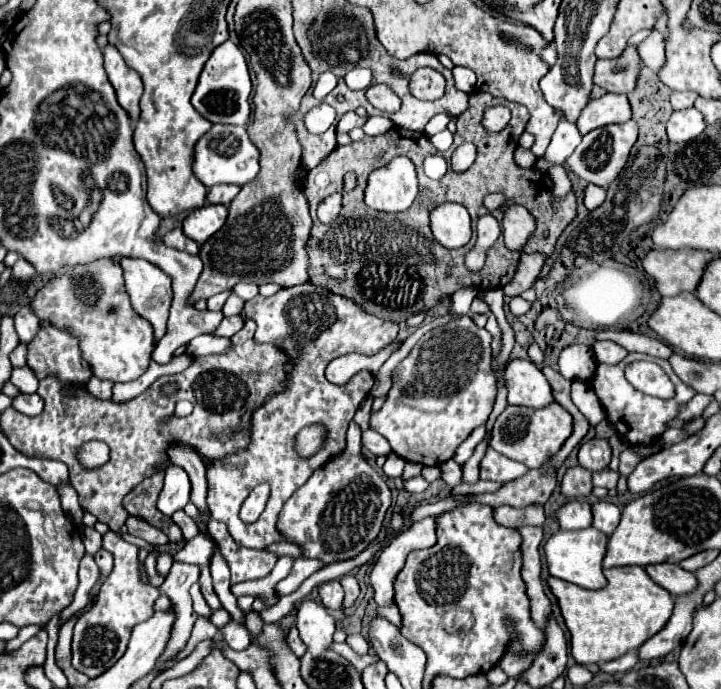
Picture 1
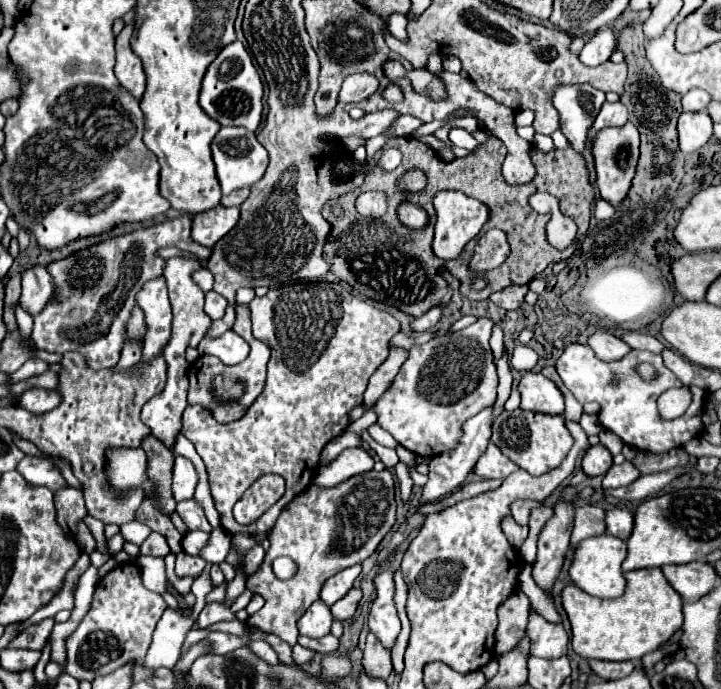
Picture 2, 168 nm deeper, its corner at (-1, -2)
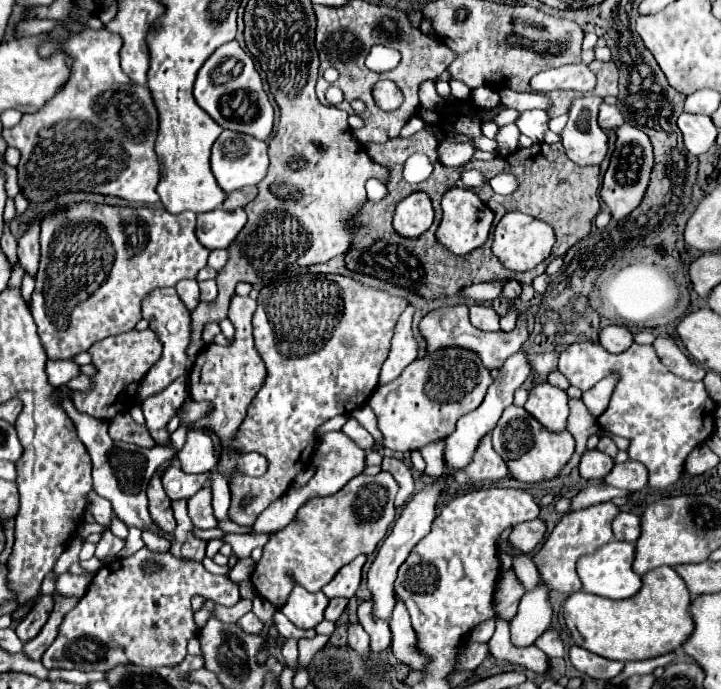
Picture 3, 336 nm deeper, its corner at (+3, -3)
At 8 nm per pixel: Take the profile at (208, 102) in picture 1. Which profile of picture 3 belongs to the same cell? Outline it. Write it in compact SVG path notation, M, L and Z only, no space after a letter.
M238 41L224 43L218 47L206 63L200 67L194 83L196 103L224 129L254 135L256 139L270 139L274 127L274 101L264 91L262 77L254 67L250 55L238 45Z

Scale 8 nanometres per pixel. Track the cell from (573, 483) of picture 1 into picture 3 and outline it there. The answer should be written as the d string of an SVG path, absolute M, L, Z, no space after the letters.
M540 583L534 591L528 591L518 605L516 617L510 621L512 643L516 647L532 645L550 625L552 607L548 601L548 589Z

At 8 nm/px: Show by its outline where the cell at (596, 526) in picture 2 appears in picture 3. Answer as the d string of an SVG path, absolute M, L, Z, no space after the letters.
M610 501L610 503L598 503L580 511L572 511L566 513L558 525L554 527L554 531L544 539L544 545L540 547L540 557L536 559L534 555L534 565L540 571L540 579L542 583L548 587L548 591L558 591L558 593L576 593L582 589L580 577L576 573L576 561L582 555L594 553L596 549L600 549L602 545L610 543L614 539L612 535L612 521L614 517L620 513L620 509Z

